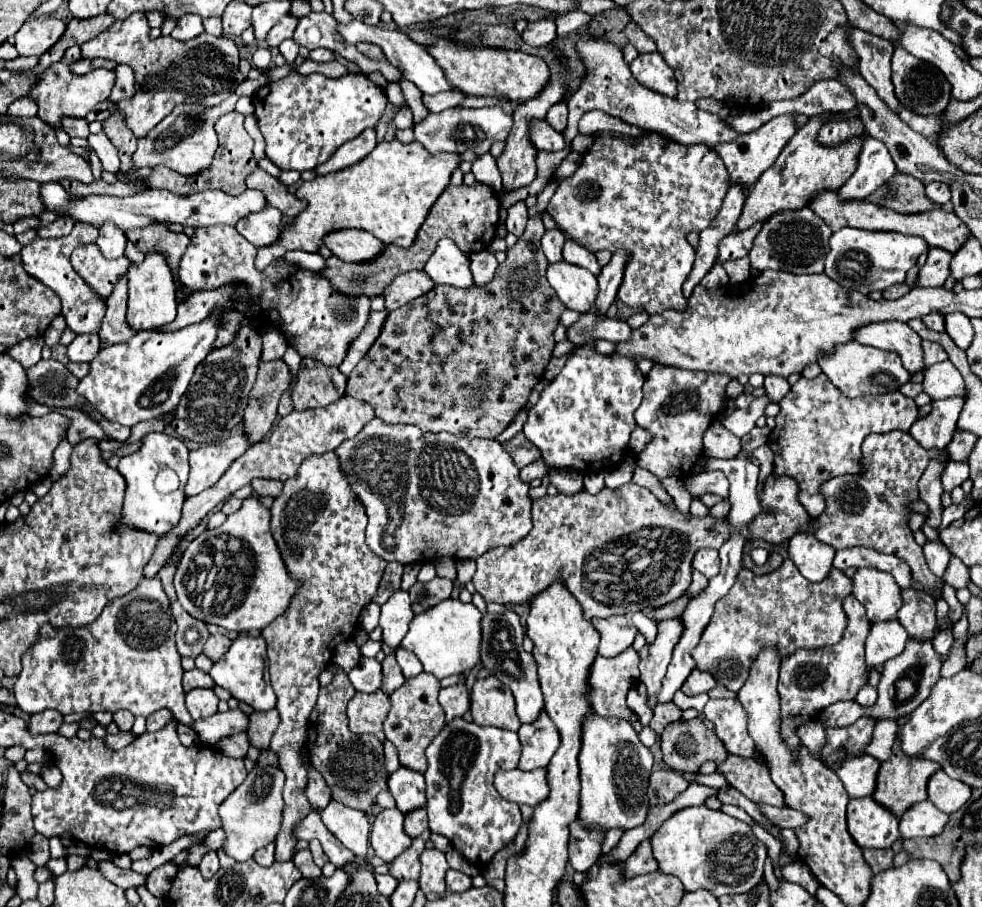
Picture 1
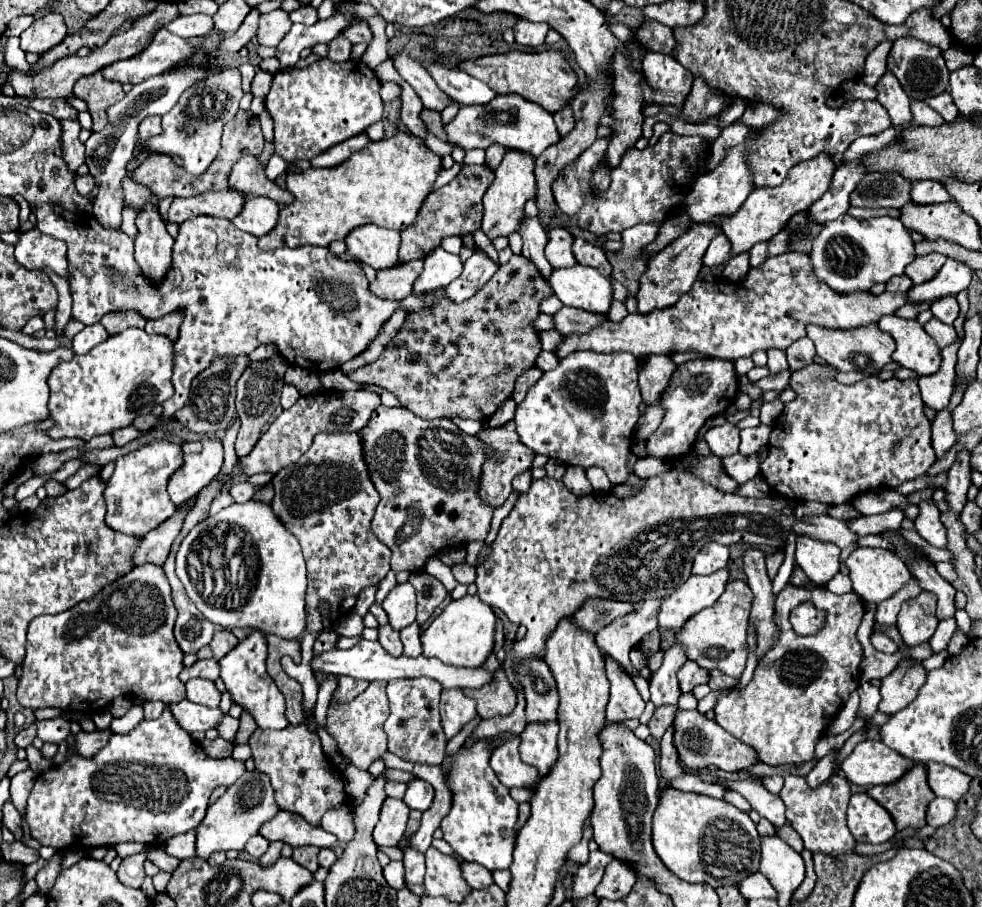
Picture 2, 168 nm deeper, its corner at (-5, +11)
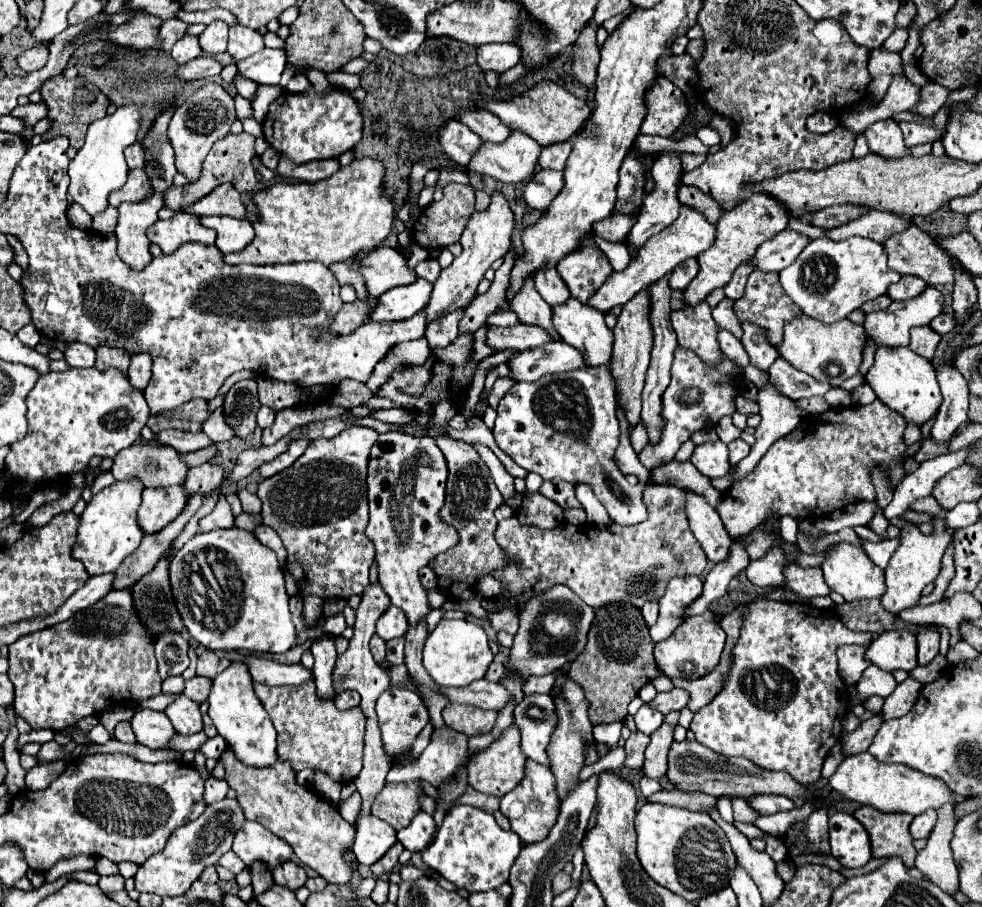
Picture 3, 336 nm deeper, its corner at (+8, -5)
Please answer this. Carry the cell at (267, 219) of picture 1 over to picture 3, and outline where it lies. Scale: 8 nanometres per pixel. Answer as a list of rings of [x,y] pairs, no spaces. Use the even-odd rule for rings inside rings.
[[[204,216],[202,224],[216,230],[216,248],[224,254],[246,248],[254,238],[254,228],[248,220],[236,220],[228,216]]]

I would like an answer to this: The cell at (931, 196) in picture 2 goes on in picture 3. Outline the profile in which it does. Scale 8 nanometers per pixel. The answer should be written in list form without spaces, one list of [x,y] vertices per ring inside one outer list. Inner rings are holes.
[[[870,210],[856,220],[850,220],[842,226],[830,228],[826,232],[826,238],[838,242],[838,240],[846,240],[850,236],[862,236],[862,238],[870,238],[870,240],[876,240],[876,242],[884,242],[894,232],[906,230],[910,224],[912,222],[908,218],[900,218],[900,216],[894,216],[894,214],[888,214],[888,212]]]

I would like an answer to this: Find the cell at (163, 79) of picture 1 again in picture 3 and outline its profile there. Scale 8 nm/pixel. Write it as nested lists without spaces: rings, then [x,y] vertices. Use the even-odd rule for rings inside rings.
[[[140,142],[130,144],[124,152],[126,156],[126,164],[128,168],[144,168],[144,148],[140,146]]]

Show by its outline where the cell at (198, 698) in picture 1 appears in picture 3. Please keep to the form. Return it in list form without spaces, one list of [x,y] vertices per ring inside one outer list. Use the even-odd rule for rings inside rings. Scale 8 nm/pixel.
[[[178,696],[166,710],[164,714],[168,716],[172,728],[176,730],[176,734],[196,734],[202,730],[202,714],[200,714],[200,706],[186,698],[186,696]]]

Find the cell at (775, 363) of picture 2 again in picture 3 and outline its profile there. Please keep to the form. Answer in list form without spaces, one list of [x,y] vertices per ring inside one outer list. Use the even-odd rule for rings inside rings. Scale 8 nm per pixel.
[[[748,320],[742,322],[742,346],[750,356],[750,362],[760,368],[760,370],[768,370],[774,360],[778,358],[778,352],[774,348],[770,348],[770,344],[766,344],[766,332],[762,332],[762,328],[758,328],[758,324],[750,324]]]

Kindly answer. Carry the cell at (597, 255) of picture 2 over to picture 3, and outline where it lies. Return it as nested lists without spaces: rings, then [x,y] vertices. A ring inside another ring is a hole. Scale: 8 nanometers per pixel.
[[[584,246],[558,262],[558,274],[568,286],[572,298],[586,302],[612,274],[610,262],[594,246]]]

